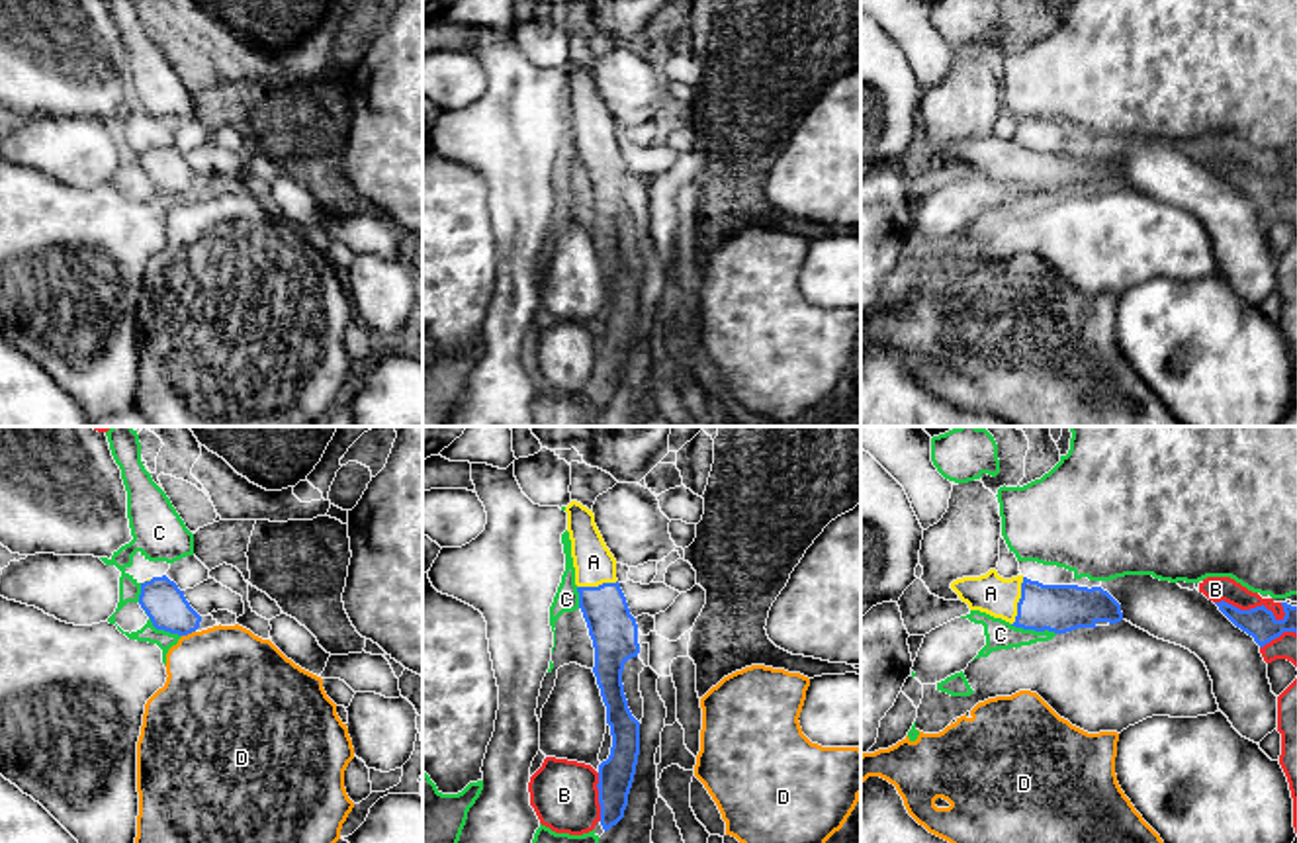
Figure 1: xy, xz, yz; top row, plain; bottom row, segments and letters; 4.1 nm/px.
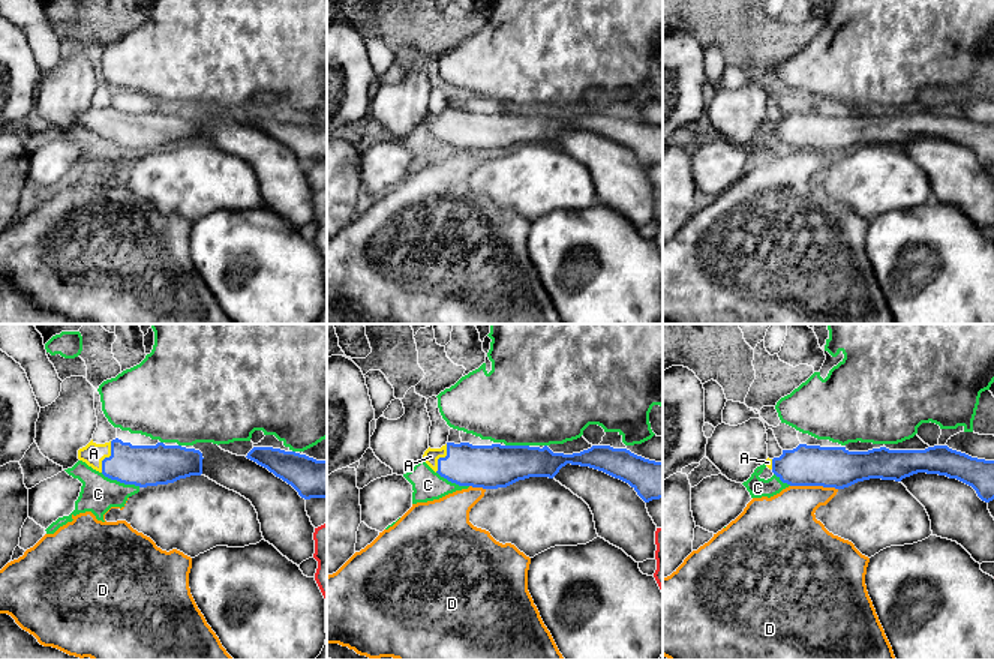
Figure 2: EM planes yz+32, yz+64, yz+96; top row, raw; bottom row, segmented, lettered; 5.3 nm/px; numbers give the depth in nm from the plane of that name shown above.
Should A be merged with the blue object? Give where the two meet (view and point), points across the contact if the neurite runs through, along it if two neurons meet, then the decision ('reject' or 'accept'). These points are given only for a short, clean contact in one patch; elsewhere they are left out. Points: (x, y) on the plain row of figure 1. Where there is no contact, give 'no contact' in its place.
contact yz (1020, 163); way yz (1059, 171), (1033, 169), (1020, 163), (990, 155); accept

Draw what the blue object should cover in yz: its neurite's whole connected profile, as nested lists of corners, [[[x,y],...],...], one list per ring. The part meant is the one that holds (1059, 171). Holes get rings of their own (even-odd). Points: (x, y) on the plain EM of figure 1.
[[[996,131],[951,145],[970,172],[1002,180],[1015,190],[1066,196],[1123,182],[1121,166],[1101,149],[1043,147],[1023,137],[1004,141]]]

